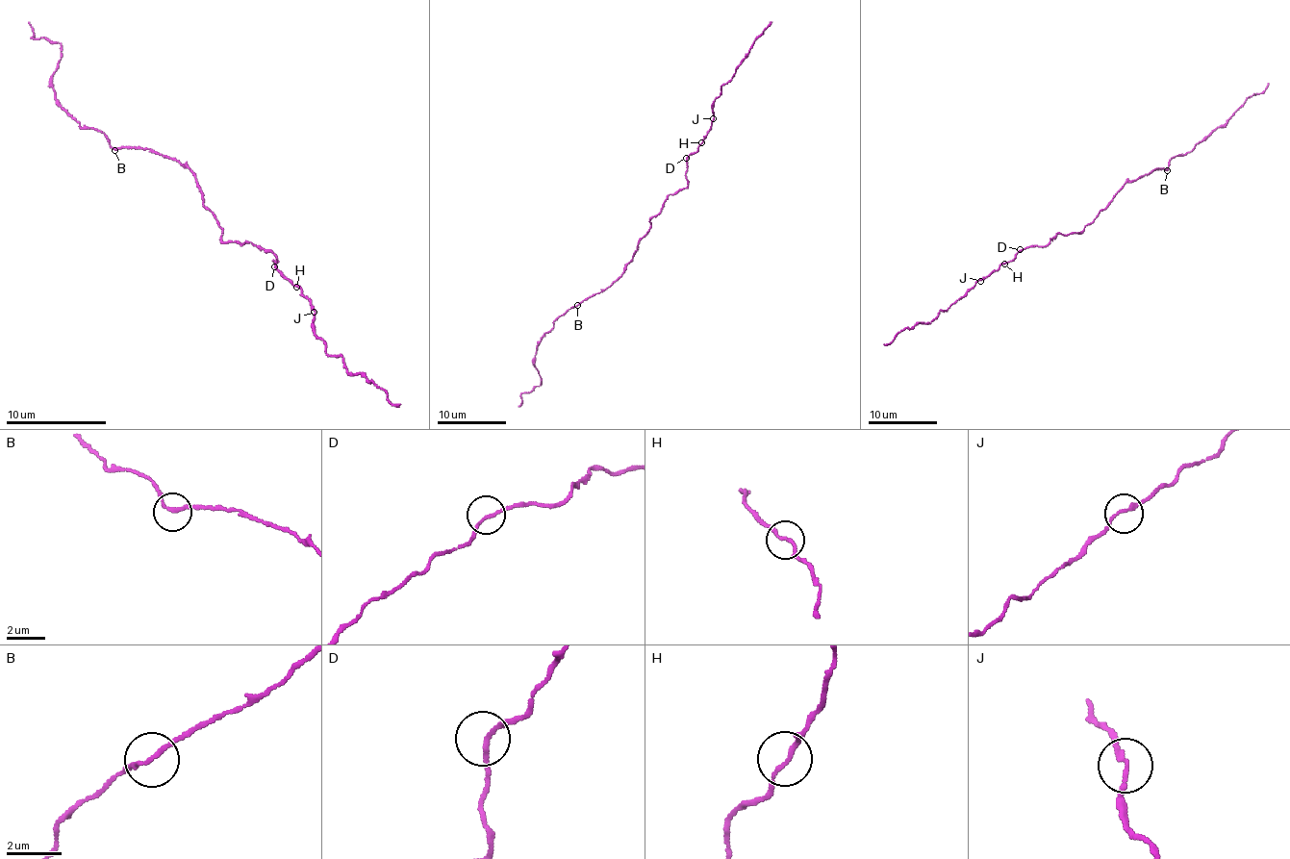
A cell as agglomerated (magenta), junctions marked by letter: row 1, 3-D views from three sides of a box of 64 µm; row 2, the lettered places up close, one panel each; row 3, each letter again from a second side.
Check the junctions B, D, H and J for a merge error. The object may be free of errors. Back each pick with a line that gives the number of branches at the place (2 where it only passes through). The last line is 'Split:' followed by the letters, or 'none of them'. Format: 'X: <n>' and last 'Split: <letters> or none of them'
Split: none of them

